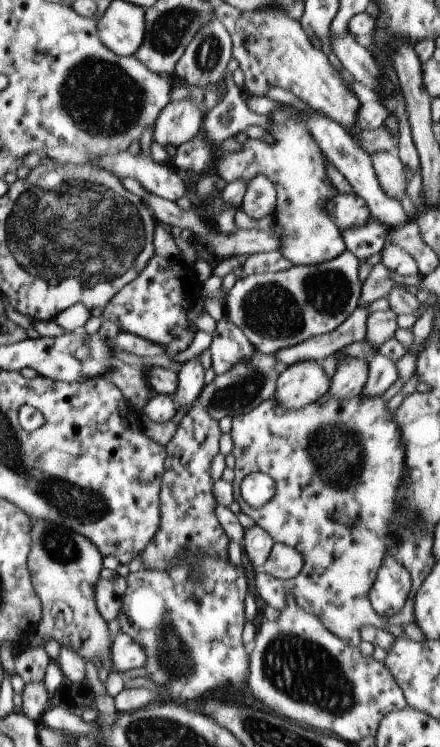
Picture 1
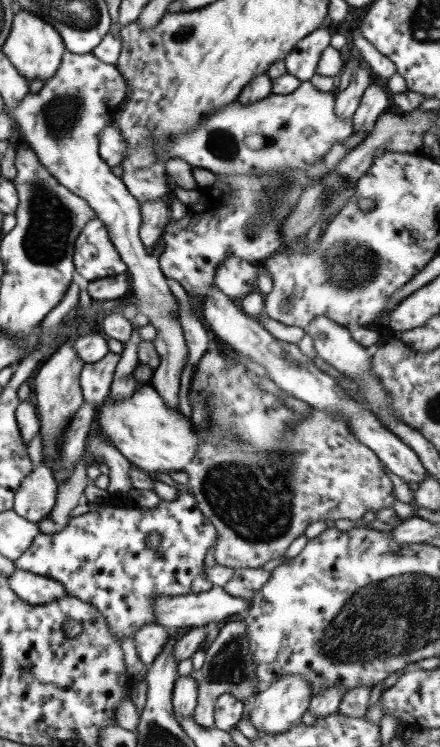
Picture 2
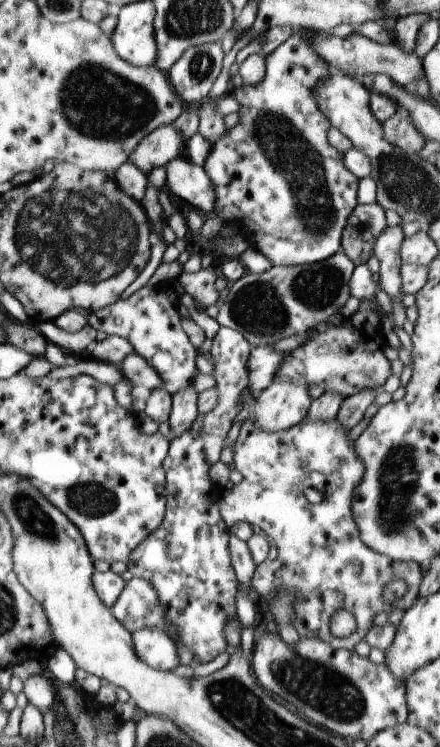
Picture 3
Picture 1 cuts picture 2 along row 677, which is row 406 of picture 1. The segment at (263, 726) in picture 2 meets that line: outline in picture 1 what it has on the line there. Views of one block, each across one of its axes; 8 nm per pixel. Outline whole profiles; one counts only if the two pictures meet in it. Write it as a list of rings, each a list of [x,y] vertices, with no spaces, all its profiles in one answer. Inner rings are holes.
[[[317,361],[298,362],[281,369],[274,400],[286,410],[298,410],[328,393],[331,379]]]

